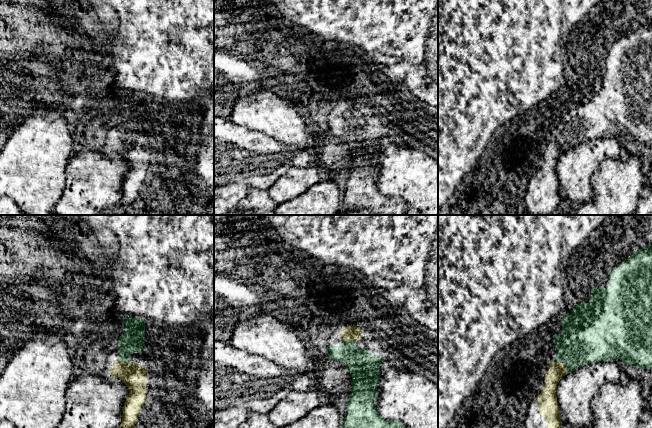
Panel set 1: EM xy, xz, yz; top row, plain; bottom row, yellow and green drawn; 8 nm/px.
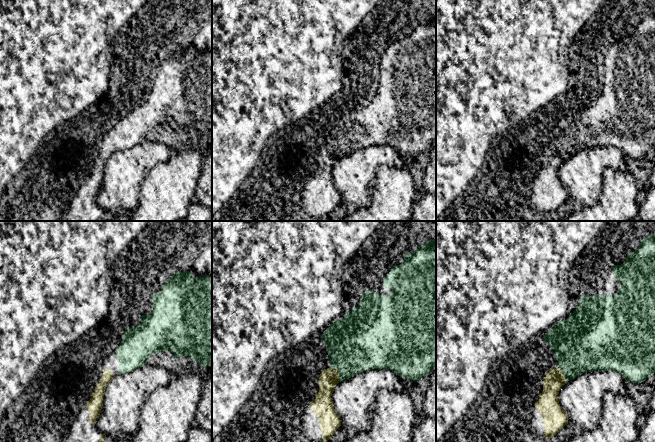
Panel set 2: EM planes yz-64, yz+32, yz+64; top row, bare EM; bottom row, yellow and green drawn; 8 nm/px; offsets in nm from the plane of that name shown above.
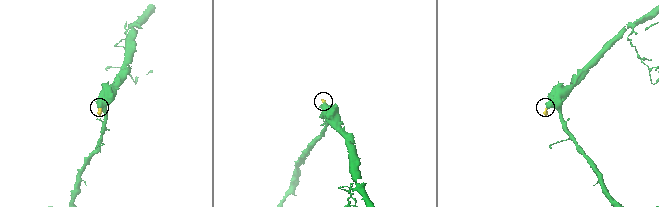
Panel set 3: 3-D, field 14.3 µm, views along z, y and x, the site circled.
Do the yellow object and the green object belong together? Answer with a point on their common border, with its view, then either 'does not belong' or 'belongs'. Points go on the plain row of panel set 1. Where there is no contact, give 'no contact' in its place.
yz (564, 141) | belongs

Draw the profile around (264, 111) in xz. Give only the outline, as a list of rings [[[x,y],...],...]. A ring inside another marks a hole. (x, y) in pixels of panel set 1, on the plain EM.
[[[267,89],[239,98],[229,120],[300,149],[305,149],[311,142],[300,115],[284,99]]]

